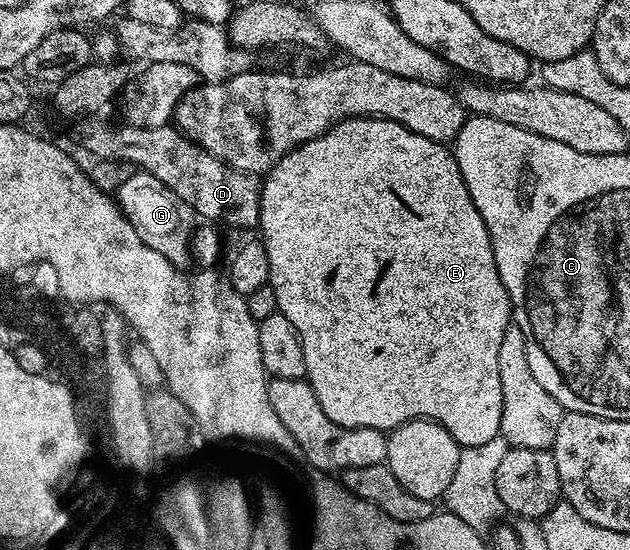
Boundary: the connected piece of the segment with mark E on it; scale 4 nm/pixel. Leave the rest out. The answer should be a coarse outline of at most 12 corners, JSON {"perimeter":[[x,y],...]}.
{"perimeter":[[347,117],[265,174],[324,415],[502,431],[512,324],[453,152]]}

